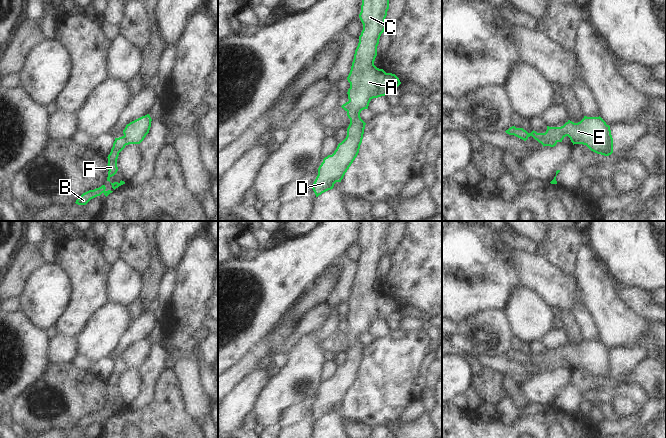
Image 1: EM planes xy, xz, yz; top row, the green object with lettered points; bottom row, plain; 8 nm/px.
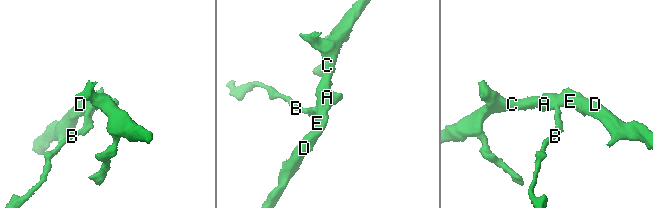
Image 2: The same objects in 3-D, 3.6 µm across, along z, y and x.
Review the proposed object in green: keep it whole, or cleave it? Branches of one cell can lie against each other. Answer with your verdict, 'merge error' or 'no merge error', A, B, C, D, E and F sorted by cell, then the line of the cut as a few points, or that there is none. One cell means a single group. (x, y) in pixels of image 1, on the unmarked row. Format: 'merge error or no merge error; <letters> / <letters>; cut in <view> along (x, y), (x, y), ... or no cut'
merge error; A C D E / B F; cut in xy along (123, 360), (127, 368)

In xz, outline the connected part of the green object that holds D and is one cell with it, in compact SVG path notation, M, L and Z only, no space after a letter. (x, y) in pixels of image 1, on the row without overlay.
M362 221L359 242L363 254L347 301L350 307L347 316L350 348L346 362L338 368L332 379L323 383L318 392L318 399L312 409L316 421L333 413L336 406L341 406L357 381L366 349L360 341L361 335L368 333L373 322L385 320L401 308L395 298L386 297L374 289L379 263L386 252L389 224L390 221Z

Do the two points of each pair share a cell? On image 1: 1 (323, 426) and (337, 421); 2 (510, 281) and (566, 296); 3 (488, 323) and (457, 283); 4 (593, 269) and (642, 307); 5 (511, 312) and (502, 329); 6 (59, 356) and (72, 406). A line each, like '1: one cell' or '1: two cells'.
1: one cell
2: two cells
3: two cells
4: two cells
5: two cells
6: two cells

